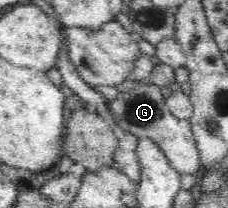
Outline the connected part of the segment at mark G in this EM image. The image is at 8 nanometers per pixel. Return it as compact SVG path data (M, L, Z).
M149 82L138 83L131 91L120 92L107 107L118 131L133 133L138 138L147 137L155 141L175 171L181 175L196 175L202 167L202 162L190 122L174 117L166 104L167 97L162 95L160 88Z

